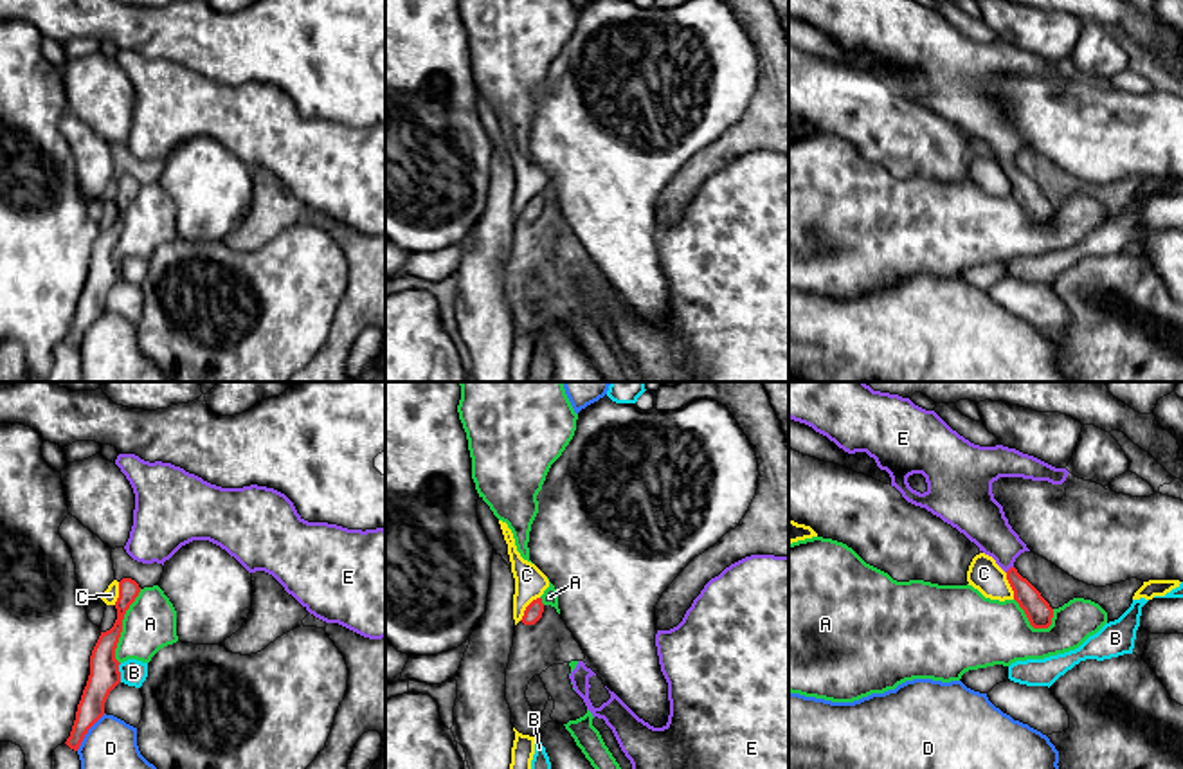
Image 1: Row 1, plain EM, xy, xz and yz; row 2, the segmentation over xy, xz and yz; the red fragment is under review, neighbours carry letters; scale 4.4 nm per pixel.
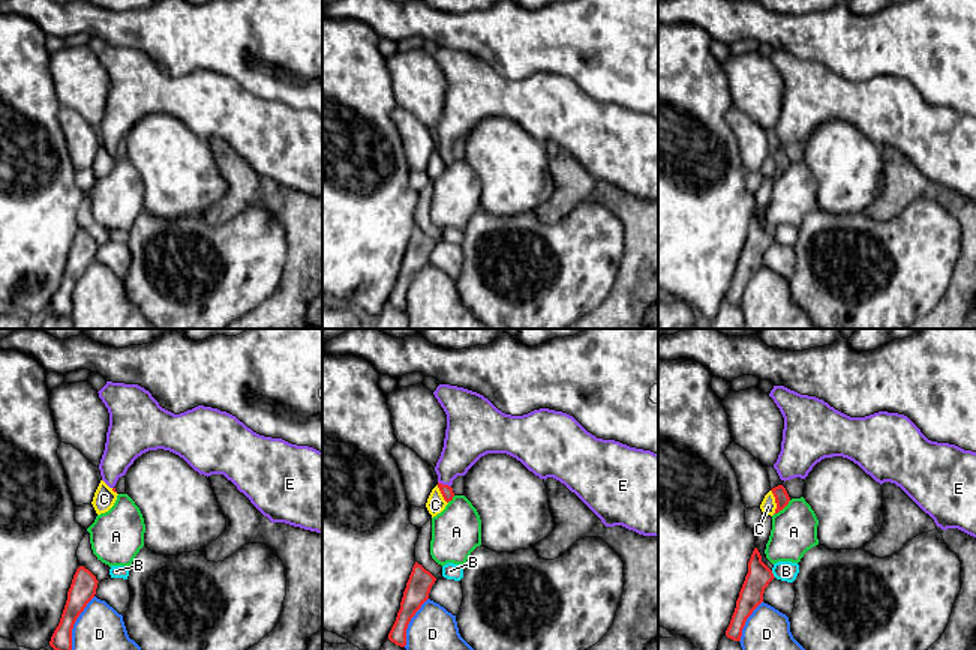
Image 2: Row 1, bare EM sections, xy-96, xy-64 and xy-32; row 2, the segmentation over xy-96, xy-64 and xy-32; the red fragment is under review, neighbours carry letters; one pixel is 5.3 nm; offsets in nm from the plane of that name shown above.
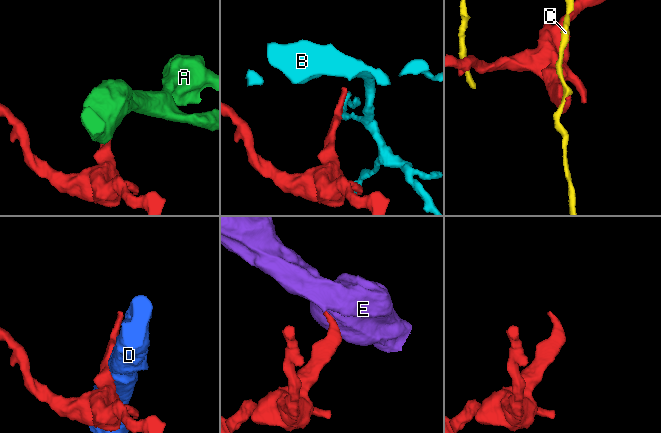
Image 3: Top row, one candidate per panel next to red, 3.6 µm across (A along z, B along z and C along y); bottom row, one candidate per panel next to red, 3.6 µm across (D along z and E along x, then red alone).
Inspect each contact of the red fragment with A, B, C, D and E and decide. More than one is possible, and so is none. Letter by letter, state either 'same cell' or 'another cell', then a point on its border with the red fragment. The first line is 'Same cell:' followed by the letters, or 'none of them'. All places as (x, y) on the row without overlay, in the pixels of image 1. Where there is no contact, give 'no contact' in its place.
Same cell: E
A: another cell; meets red in xy at (121, 224)
B: another cell; meets red in xy at (119, 269)
C: another cell; meets red in xz at (526, 204)
D: another cell; meets red in xy at (87, 328)
E: same cell; meets red in yz at (1011, 164)

